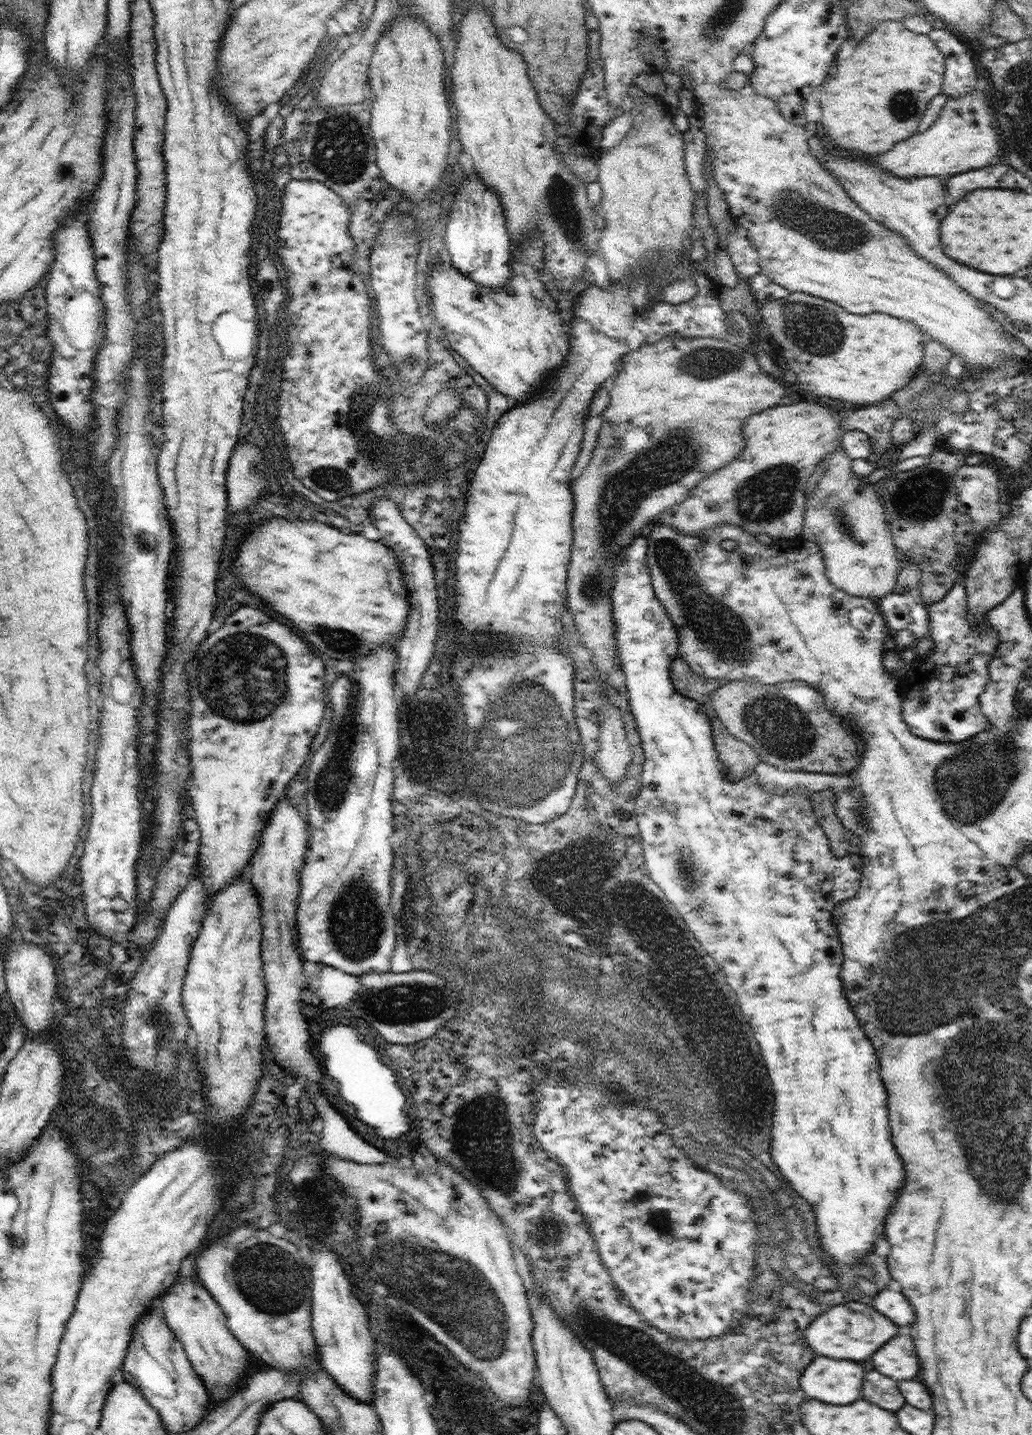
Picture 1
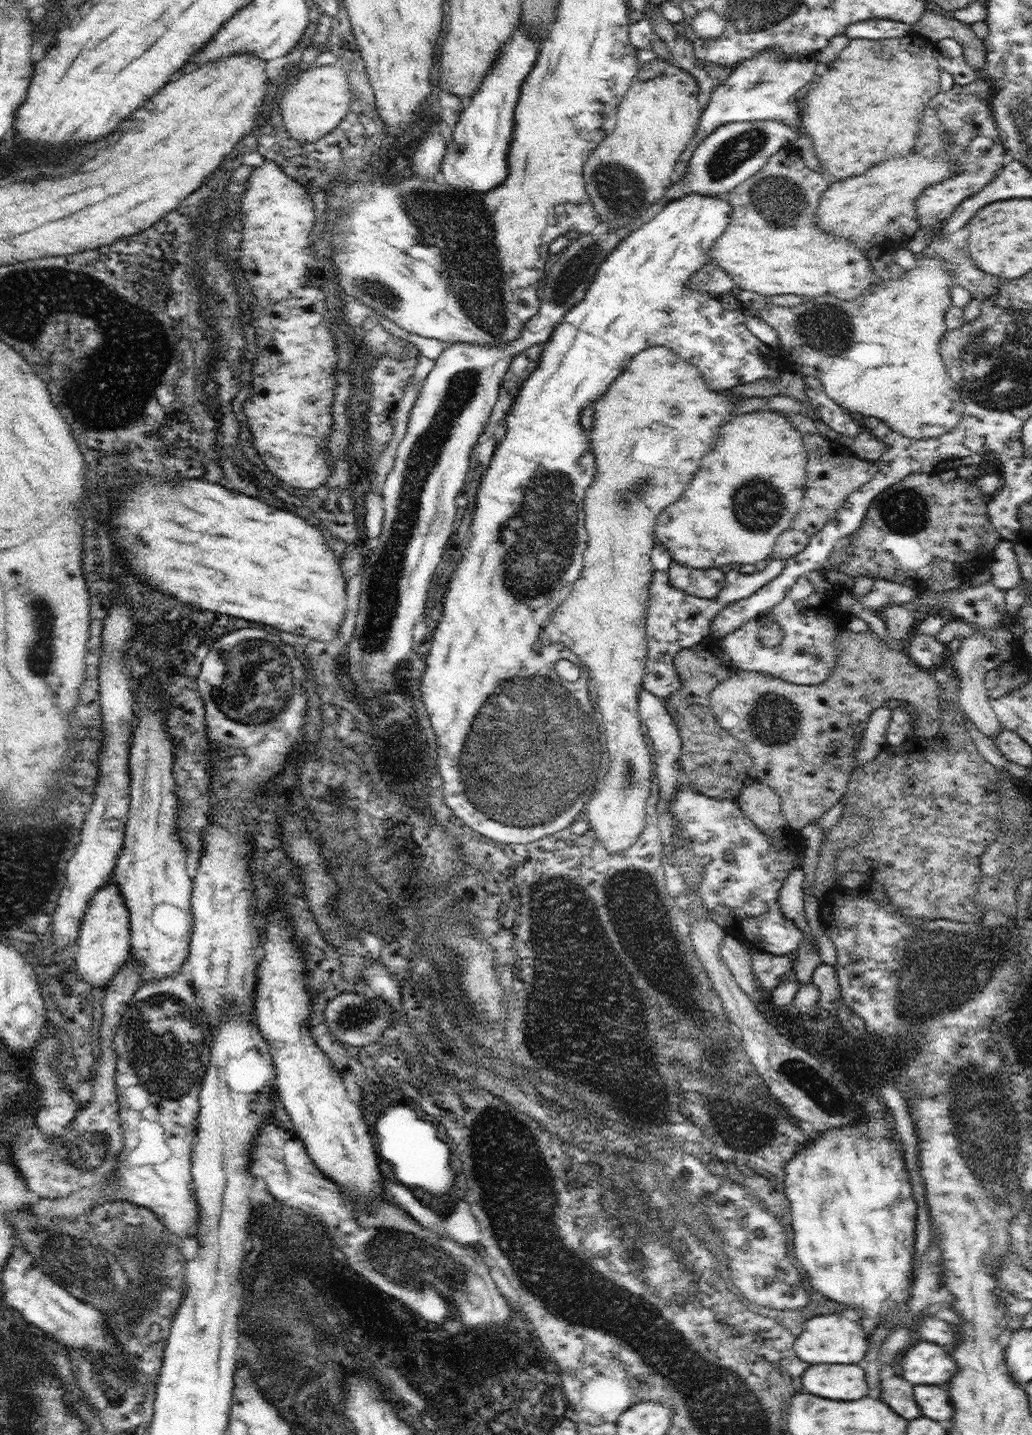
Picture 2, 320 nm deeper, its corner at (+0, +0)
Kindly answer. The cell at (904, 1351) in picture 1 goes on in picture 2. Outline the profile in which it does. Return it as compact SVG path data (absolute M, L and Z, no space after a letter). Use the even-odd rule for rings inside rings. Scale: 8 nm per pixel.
M922 1340L902 1352L904 1378L914 1385L944 1386L956 1372L958 1366L953 1354L942 1346Z

